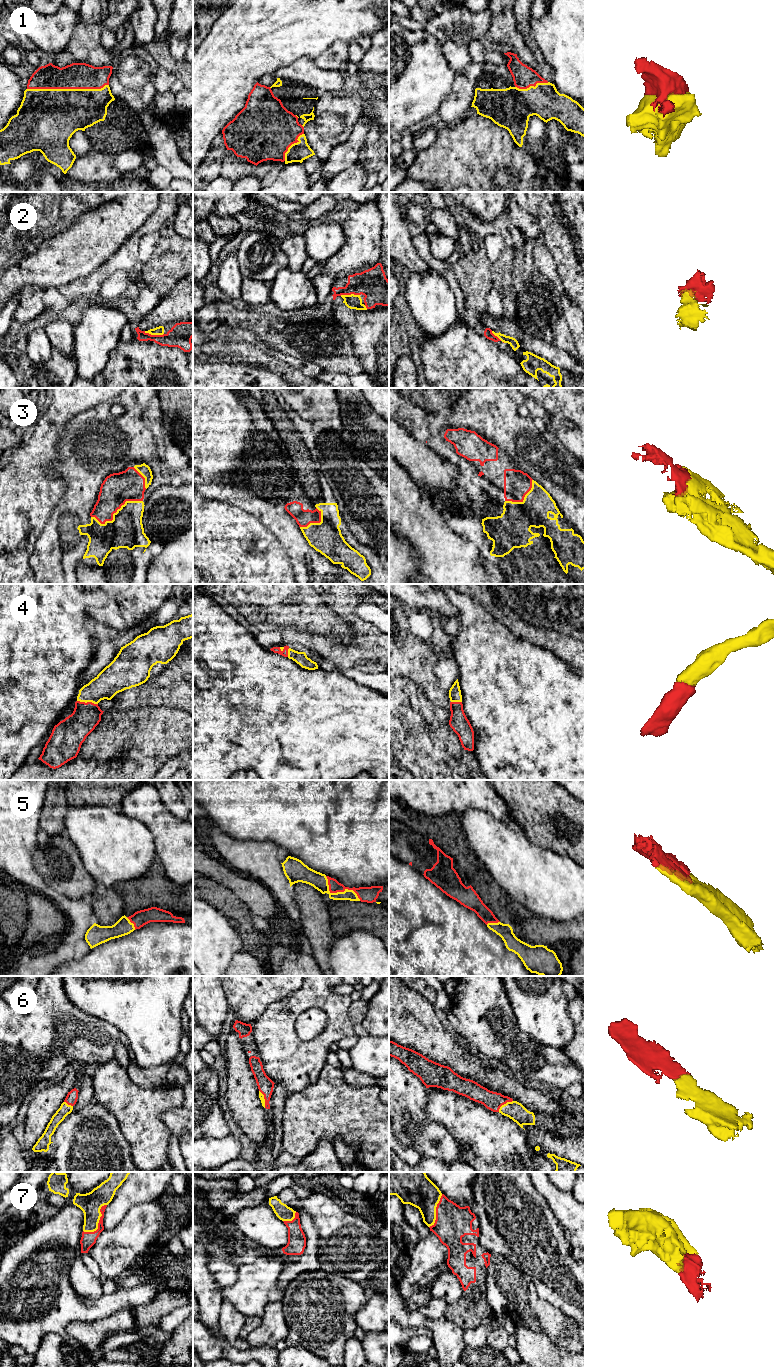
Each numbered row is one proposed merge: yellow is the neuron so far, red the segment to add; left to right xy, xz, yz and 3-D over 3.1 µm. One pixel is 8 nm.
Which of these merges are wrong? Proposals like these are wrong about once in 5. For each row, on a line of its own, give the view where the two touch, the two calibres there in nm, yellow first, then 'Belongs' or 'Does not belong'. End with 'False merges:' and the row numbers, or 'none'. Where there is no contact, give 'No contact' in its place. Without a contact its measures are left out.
1: Touches yellow in xy. Thickness 440 nm (yellow) against 200 nm. Belongs
2: Touches yellow in xy. Thickness 70 nm (yellow) against 190 nm. Belongs
3: Touches yellow in xy. Thickness 280 nm (yellow) against 260 nm. Belongs
4: Touches yellow in xy. Thickness 220 nm (yellow) against 240 nm. Belongs
5: Touches yellow in xz. Thickness 140 nm (yellow) against 130 nm. Belongs
6: Touches yellow in yz. Thickness 150 nm (yellow) against 150 nm. Belongs
7: Touches yellow in xy. Thickness 180 nm (yellow) against 120 nm. Belongs
False merges: none

